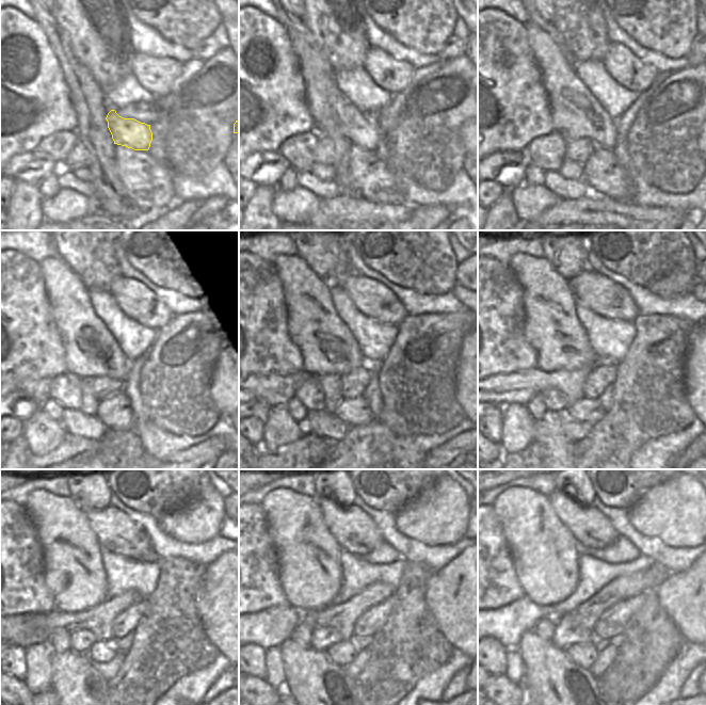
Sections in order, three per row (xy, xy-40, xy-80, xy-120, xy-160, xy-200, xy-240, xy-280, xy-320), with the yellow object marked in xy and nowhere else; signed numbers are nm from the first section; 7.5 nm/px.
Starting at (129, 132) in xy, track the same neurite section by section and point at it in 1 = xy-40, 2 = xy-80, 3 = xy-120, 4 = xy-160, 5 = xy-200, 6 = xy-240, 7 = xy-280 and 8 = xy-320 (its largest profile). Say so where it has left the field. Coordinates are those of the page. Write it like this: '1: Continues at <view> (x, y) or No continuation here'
1: Continues at xy-40 (359, 128)
2: Continues at xy-80 (575, 113)
3: Continues at xy-120 (91, 350)
4: Continues at xy-160 (327, 347)
5: Continues at xy-200 (551, 329)
6: Continues at xy-240 (74, 572)
7: Continues at xy-280 (310, 575)
8: Continues at xy-320 (548, 572).

